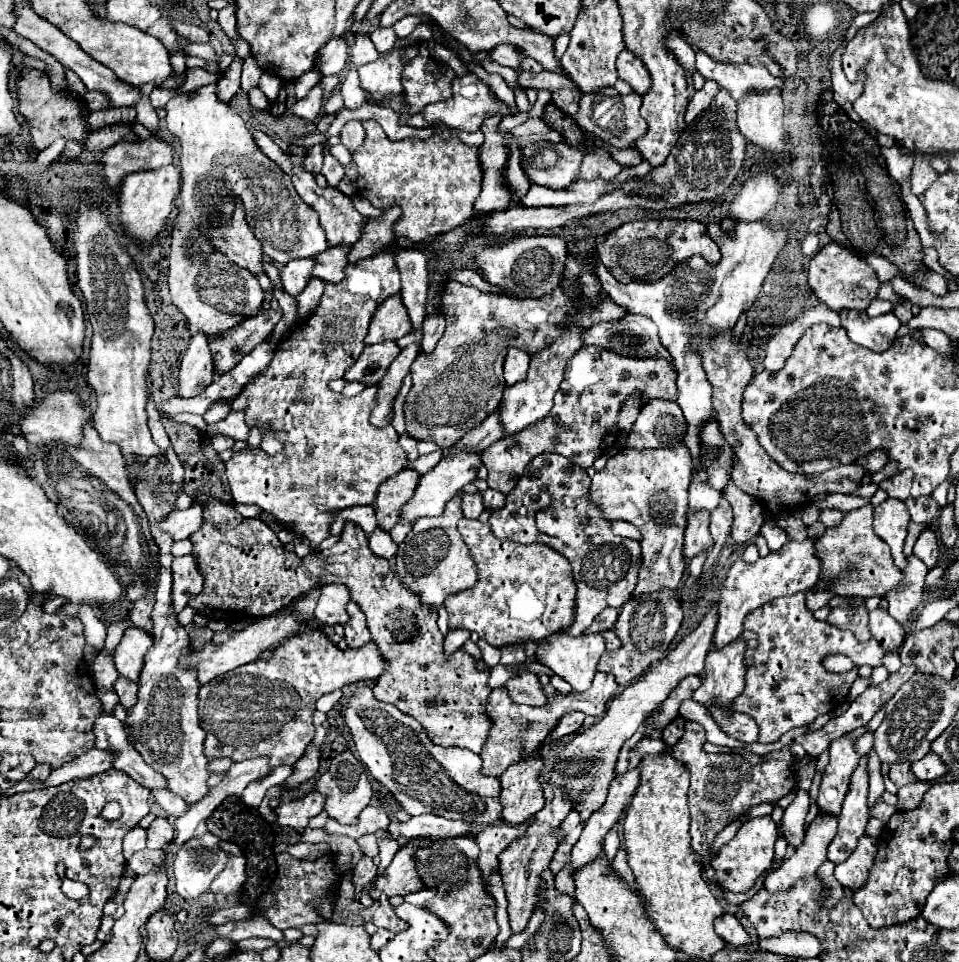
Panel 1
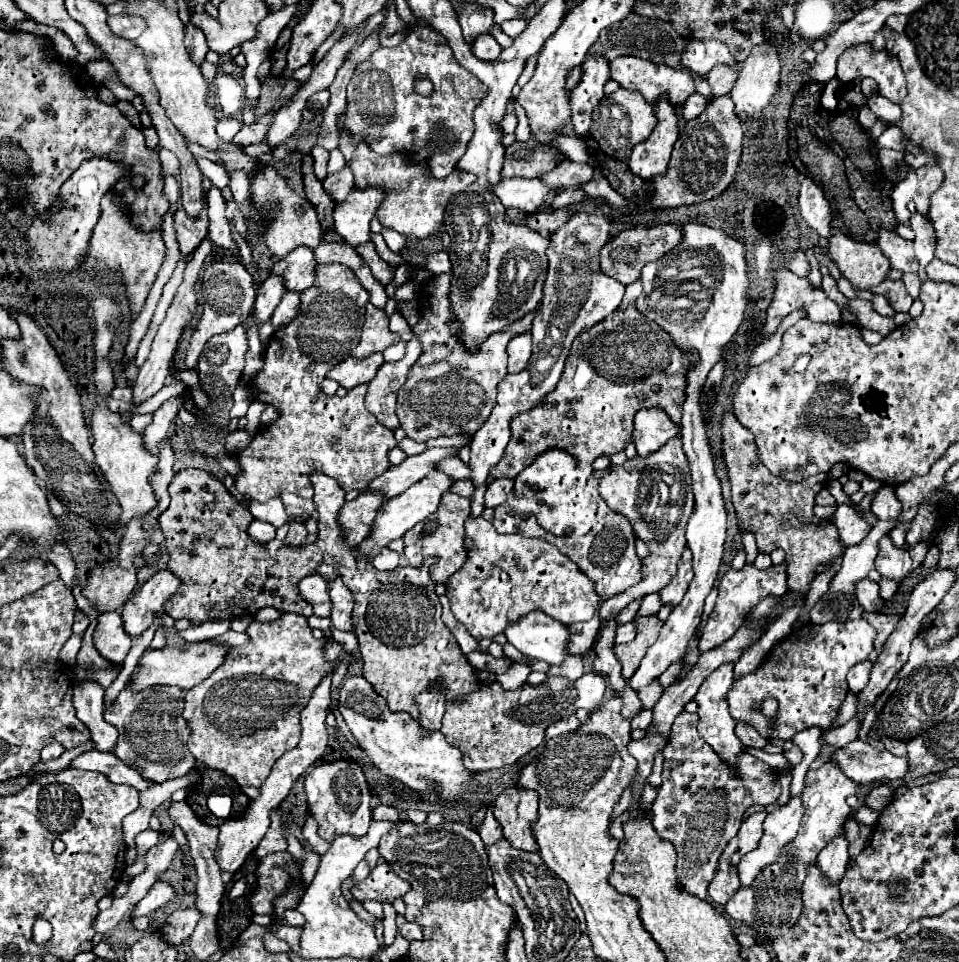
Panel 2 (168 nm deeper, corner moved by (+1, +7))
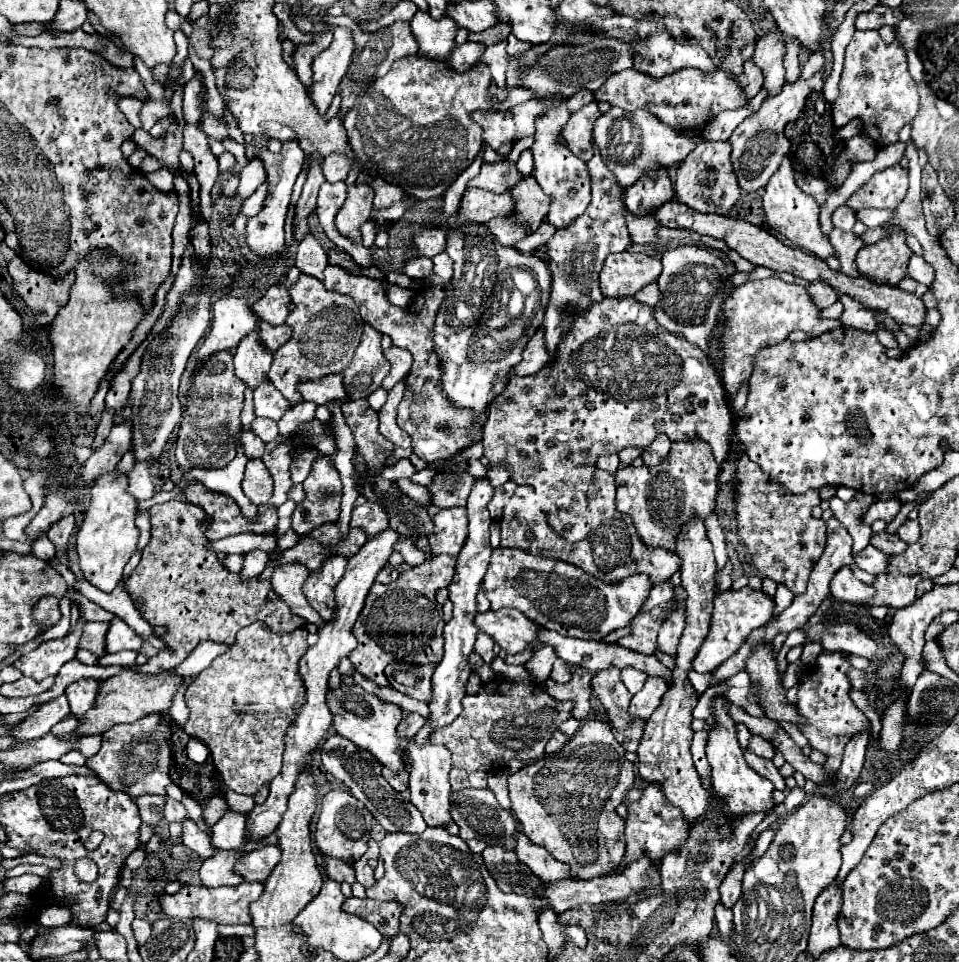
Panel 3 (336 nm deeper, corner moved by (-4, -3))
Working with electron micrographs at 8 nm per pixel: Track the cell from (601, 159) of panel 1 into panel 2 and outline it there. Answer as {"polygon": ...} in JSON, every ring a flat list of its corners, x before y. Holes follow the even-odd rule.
{"polygon":[[565,159,561,165,557,165,553,171,545,173,541,179,549,185,577,185,577,183,587,183,593,177,595,169,589,163,577,163,571,159]]}

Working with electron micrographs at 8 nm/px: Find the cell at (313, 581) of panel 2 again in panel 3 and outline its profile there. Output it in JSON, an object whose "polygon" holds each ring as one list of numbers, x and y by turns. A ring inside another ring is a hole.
{"polygon":[[288,563,274,569,270,577,270,585,274,587,274,593,290,607,290,611,294,611,294,615,306,619,308,623,320,625,322,617,310,607,310,603,302,593,302,585,306,577,308,577,308,569,304,565]]}

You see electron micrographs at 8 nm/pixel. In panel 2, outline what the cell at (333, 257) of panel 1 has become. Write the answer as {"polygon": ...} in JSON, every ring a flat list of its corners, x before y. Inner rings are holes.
{"polygon":[[297,247,285,259,277,261,273,265,271,273,281,275,285,279,287,291,303,291,313,285,315,267,317,267,317,261,313,257,313,251,305,249,305,247]]}

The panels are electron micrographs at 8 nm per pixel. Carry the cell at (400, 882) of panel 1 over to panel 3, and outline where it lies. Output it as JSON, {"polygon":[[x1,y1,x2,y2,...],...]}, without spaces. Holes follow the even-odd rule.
{"polygon":[[350,897,344,901,342,909,346,913,354,913,360,919,366,919,368,923,372,923,382,933,382,937,392,939,394,935,398,935,398,917,402,913,400,903]]}

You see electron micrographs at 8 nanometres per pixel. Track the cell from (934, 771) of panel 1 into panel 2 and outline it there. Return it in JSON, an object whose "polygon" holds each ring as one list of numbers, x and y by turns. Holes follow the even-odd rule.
{"polygon":[[859,739,835,751,833,759,841,765,847,777,865,785,881,783,885,779,901,779,909,773,909,761,905,757,891,755,889,751,875,751,869,743]]}

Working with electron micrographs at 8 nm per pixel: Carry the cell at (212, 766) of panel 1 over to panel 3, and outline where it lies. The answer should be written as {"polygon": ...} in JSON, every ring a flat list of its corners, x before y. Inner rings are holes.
{"polygon":[[142,795,142,797,136,797,134,803,138,805,140,809,140,817,144,823,150,823,152,827,158,825,162,821,162,803,164,803,164,797,160,795]]}

